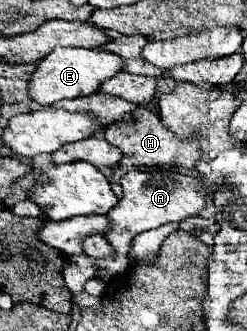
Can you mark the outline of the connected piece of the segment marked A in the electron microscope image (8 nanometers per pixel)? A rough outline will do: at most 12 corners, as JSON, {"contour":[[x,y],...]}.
{"contour":[[167,168],[129,170],[107,212],[109,258],[69,256],[71,294],[129,266],[133,238],[199,216],[199,178]]}

